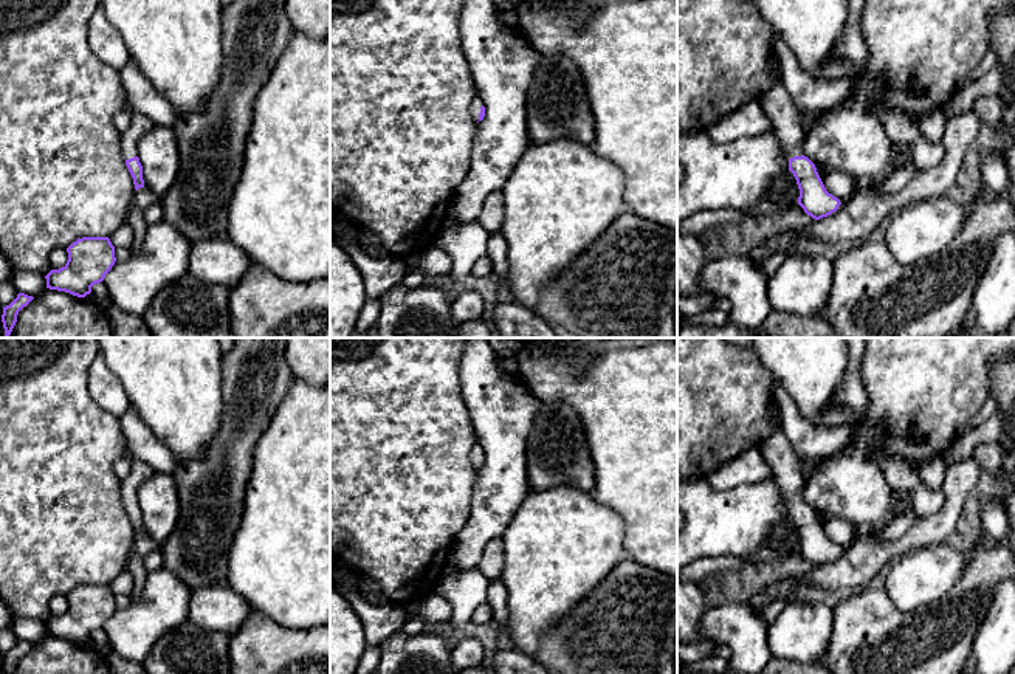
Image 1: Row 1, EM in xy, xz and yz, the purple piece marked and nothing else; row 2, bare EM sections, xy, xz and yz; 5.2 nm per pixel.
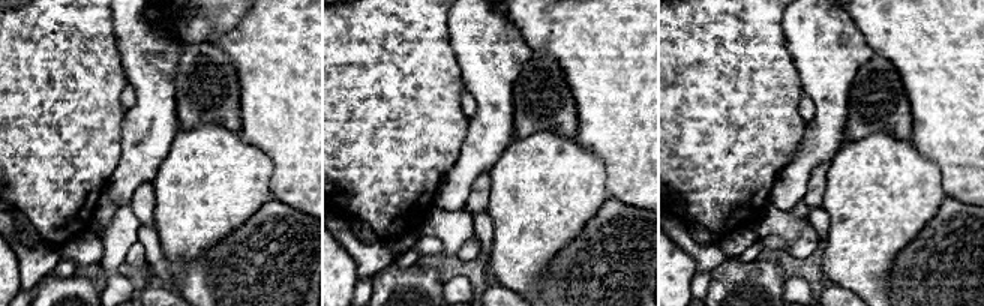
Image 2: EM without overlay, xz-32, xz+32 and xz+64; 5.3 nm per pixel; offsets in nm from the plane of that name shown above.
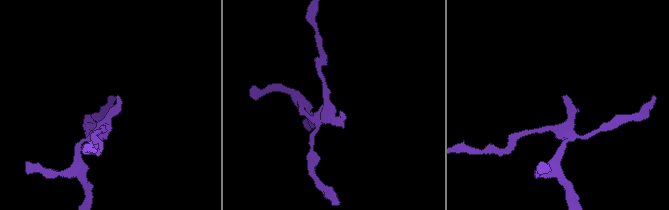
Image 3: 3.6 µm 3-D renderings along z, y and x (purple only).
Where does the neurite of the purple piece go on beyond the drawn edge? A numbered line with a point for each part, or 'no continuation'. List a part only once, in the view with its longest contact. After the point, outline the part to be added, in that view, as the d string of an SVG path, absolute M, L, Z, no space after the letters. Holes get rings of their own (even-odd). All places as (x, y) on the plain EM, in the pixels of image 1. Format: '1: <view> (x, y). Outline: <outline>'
no continuation

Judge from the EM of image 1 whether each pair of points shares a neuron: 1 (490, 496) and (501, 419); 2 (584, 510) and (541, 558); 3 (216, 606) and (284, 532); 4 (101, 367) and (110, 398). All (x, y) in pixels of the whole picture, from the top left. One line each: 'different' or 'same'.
1: same
2: same
3: different
4: same

